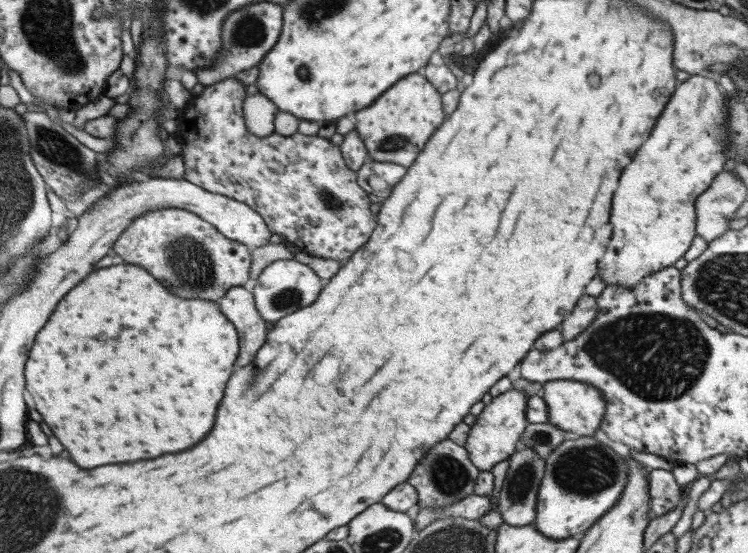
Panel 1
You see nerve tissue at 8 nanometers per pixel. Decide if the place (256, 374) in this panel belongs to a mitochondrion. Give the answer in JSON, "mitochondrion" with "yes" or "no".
{"mitochondrion":"yes"}

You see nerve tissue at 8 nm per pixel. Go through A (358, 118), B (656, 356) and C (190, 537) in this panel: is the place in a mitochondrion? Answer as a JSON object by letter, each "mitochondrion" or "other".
{"A":"other","B":"mitochondrion","C":"other"}

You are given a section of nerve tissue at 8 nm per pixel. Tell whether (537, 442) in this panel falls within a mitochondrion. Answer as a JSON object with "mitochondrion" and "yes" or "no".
{"mitochondrion":"yes"}

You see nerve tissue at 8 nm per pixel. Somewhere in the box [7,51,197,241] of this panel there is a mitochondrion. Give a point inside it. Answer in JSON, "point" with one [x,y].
{"point":[60,152]}

